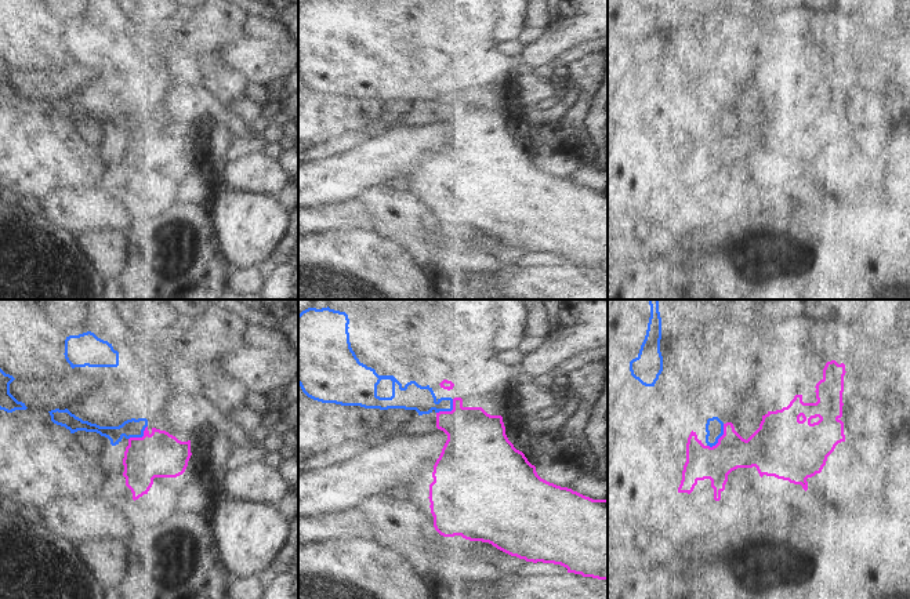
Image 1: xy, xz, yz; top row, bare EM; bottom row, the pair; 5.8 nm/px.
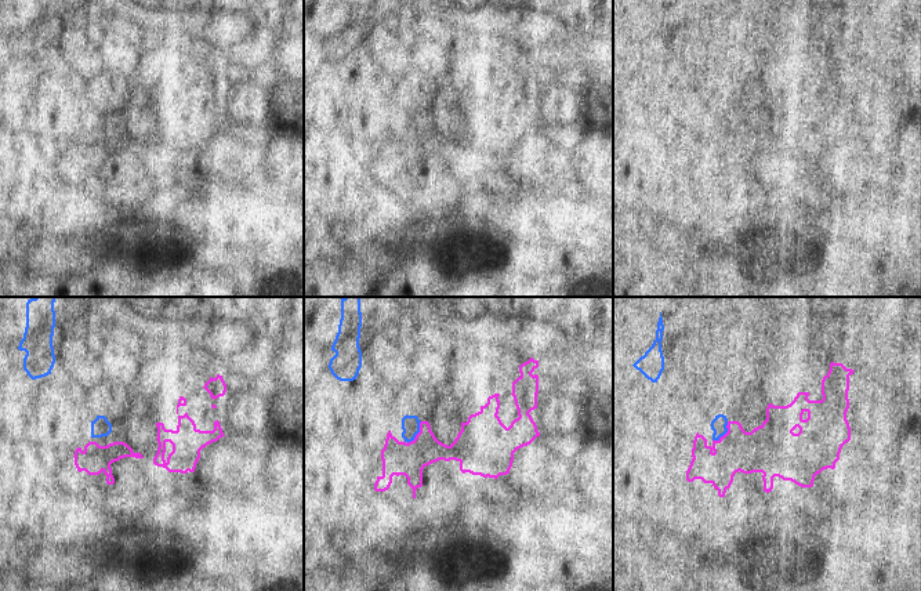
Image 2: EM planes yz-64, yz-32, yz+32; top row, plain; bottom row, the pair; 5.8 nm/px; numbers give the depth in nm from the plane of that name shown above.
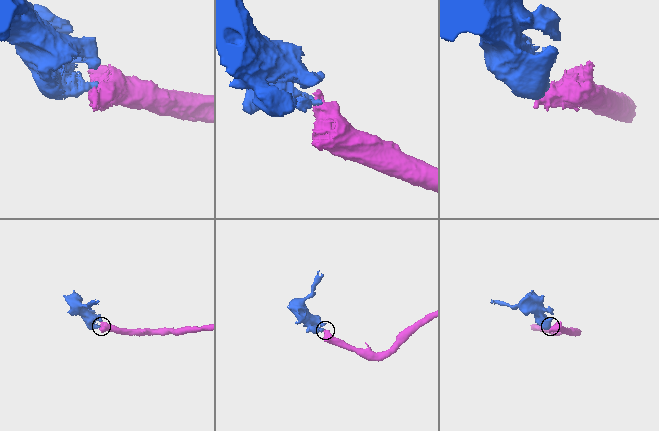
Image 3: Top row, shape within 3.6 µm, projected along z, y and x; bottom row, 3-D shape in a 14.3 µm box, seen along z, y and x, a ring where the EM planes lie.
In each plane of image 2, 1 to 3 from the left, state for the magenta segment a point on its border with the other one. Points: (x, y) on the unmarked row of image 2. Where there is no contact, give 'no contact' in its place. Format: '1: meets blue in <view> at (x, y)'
1: no contact
2: meets blue in yz-32 at (419, 122)
3: meets blue in yz+32 at (724, 124)

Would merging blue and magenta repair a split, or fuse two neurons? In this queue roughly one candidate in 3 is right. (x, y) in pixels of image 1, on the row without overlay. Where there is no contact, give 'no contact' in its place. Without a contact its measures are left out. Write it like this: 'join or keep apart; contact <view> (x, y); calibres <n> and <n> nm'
keep apart; contact yz (720, 127); calibres 110 and 200 nm

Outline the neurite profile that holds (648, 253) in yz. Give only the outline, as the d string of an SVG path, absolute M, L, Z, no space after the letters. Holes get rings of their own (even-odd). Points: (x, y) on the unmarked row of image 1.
M641 237L638 240L623 240L624 244L628 244L632 250L638 251L642 257L642 269L645 273L652 275L652 271L656 264L657 253L650 244L648 237Z

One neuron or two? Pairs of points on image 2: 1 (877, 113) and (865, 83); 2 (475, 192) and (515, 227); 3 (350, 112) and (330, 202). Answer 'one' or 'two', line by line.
1: one
2: one
3: one

